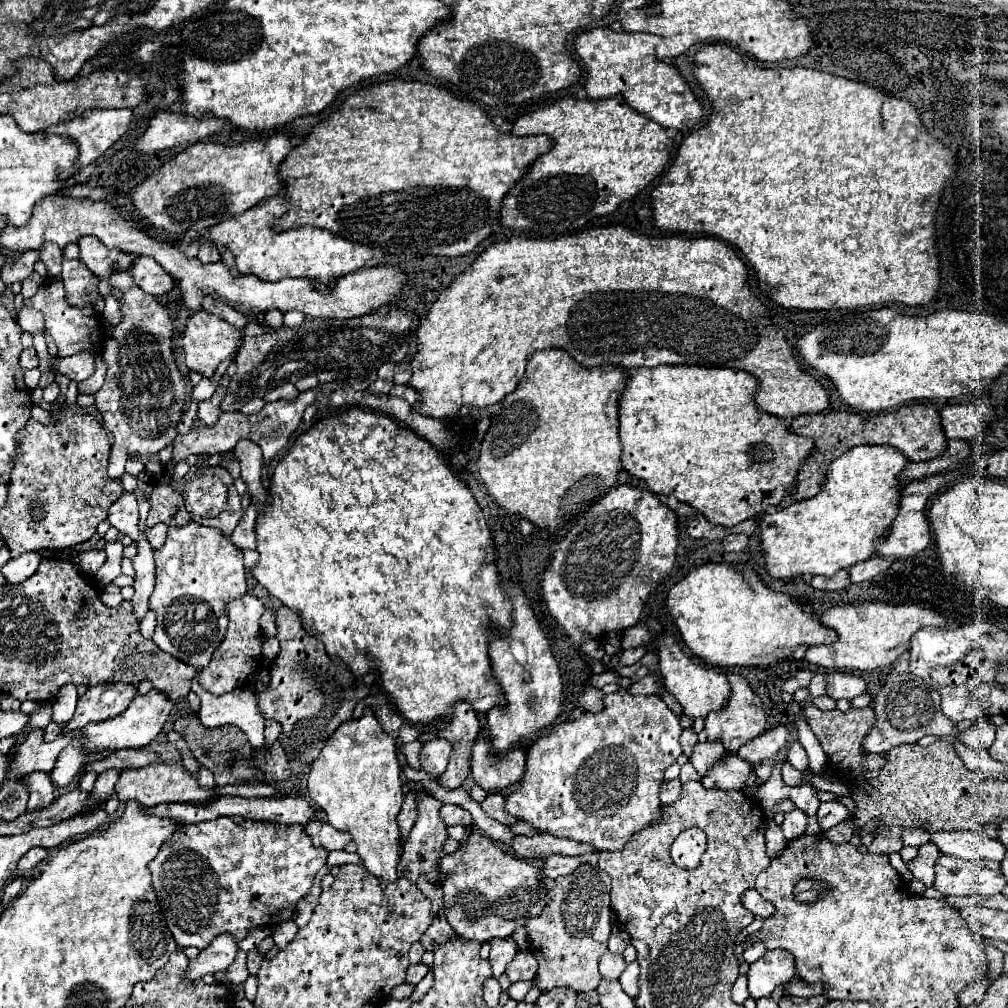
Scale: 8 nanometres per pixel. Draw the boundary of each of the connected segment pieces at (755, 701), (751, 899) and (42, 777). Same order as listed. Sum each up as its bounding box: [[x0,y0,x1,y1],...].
[[706,672,766,754],[742,888,774,918],[24,772,54,812]]

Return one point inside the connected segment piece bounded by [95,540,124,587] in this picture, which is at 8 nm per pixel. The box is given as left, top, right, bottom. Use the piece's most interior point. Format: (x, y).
(111, 569)

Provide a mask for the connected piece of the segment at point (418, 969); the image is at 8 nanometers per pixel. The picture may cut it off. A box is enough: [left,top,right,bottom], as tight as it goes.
[406,964,428,986]

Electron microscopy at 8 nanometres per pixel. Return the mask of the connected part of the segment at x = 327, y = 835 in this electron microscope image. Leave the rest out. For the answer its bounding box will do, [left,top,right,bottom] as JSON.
[304,818,350,850]

